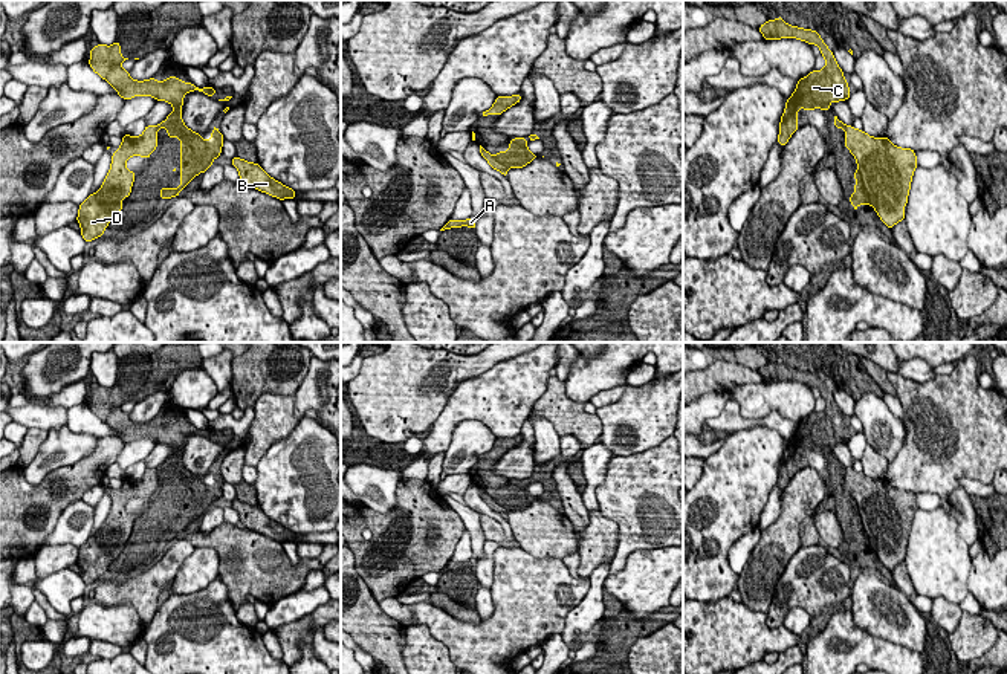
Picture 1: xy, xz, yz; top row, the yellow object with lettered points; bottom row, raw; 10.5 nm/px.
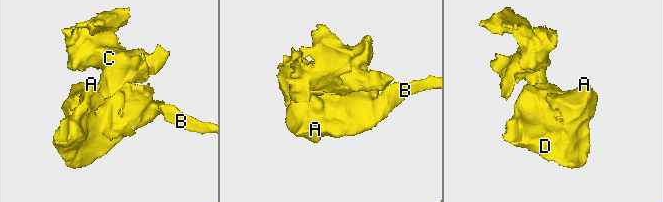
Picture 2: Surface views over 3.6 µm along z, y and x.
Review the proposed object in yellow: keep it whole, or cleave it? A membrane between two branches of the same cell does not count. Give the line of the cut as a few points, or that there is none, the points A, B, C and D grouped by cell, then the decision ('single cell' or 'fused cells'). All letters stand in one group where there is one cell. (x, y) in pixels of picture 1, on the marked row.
cut in yz along (859, 174), (871, 204); A B D / C; fused cells

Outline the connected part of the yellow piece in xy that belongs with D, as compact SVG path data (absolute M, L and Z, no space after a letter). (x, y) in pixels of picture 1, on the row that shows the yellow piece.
M147 125L141 136L122 136L121 147L112 154L112 165L102 186L79 205L76 222L86 243L101 237L108 223L121 212L122 199L131 193L136 173L125 168L131 156L148 159L157 148L157 125Z

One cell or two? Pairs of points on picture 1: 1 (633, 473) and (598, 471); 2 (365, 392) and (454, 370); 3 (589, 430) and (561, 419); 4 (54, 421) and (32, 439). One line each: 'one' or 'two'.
1: two
2: one
3: one
4: two

